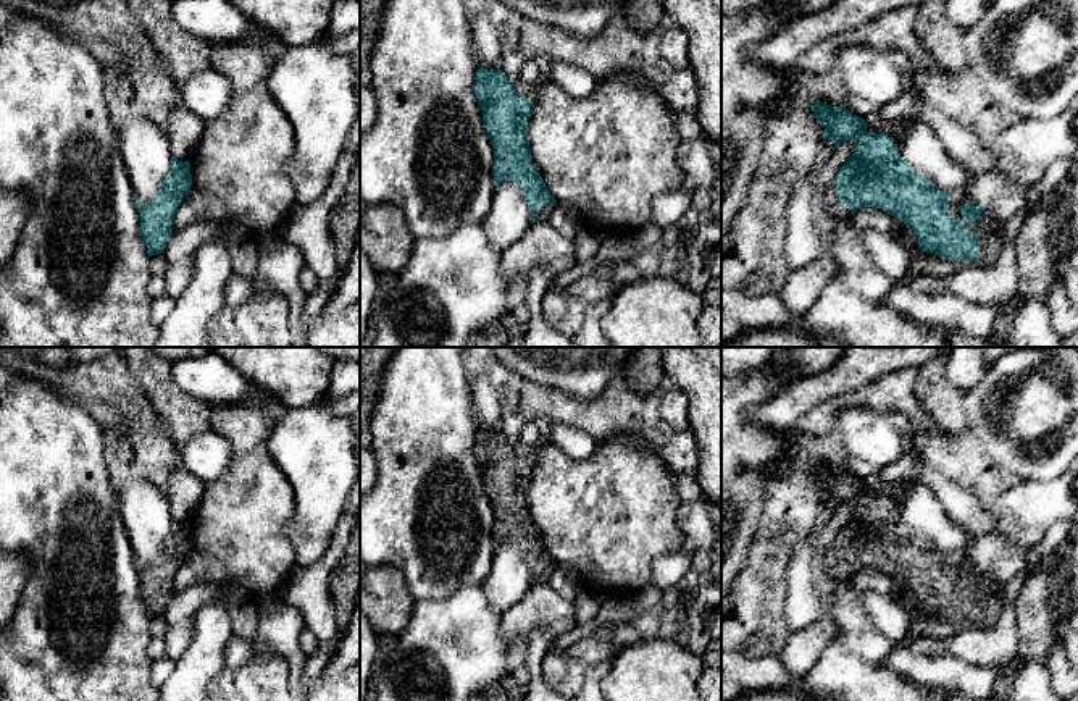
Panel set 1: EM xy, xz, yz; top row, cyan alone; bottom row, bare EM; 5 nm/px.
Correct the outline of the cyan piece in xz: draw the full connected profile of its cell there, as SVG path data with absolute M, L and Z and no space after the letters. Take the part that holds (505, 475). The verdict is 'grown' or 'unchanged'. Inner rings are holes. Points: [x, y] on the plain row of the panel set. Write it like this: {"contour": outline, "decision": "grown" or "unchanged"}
{"contour": "M478 426L473 452L494 510L494 544L516 543L531 575L529 585L547 585L557 562L531 522L528 481L534 465L516 455L513 443L500 430Z", "decision": "grown"}

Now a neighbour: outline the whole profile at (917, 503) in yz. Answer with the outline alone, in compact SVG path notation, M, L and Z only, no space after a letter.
M907 481L891 499L902 522L938 552L946 554L949 565L959 570L975 562L970 556L973 536L955 525L928 485Z

